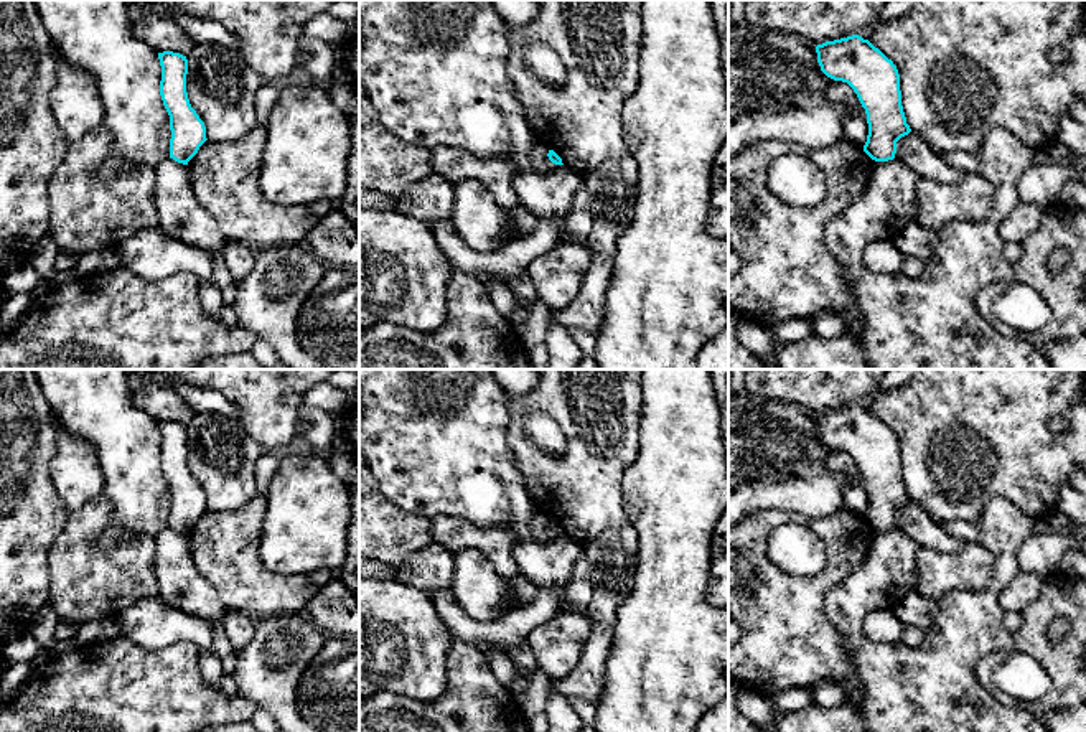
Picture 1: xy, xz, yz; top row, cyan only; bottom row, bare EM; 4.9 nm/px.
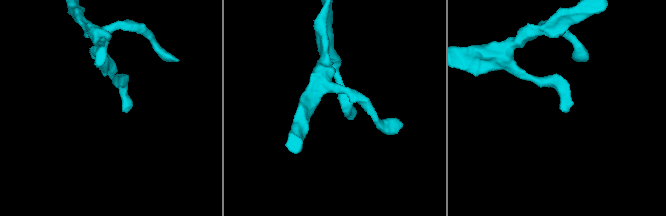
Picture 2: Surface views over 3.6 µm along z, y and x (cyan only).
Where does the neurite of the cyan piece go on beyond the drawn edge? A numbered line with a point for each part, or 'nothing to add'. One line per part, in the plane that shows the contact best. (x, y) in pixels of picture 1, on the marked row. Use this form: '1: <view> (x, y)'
nothing to add

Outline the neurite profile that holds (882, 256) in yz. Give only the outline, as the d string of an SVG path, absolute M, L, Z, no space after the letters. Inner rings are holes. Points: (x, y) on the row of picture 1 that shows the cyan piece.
M892 239L875 241L864 247L862 262L875 274L896 275L901 272L905 256Z

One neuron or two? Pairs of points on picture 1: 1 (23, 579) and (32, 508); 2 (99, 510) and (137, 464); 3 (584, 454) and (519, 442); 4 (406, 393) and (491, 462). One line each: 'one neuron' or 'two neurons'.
1: one neuron
2: two neurons
3: one neuron
4: one neuron

